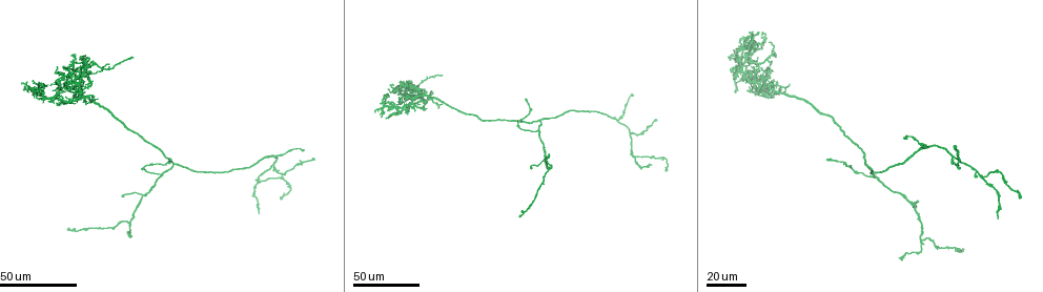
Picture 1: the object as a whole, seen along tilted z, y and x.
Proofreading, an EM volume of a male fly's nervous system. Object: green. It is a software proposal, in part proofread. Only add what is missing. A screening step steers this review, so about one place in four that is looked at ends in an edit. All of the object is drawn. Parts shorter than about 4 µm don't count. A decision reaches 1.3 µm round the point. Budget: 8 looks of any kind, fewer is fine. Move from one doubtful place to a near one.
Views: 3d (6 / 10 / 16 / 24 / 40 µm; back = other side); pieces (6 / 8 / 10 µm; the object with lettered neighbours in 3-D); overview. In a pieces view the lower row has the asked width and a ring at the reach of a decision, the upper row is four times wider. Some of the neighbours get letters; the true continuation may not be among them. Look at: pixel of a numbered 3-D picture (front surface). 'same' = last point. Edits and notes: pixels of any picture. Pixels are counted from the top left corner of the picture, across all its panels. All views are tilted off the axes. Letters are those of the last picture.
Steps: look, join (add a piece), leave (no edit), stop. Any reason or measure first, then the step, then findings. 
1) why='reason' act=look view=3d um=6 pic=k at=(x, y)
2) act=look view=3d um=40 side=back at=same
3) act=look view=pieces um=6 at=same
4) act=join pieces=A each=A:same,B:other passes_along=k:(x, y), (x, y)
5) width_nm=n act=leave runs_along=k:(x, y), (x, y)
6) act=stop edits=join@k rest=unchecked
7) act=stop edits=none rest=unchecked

why='branch stops here' act=look view=3d um=24 pic=1 at=(71, 82)

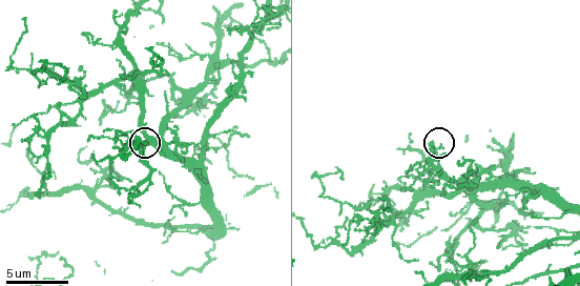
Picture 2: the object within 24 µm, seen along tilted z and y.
why='see the neighbours' act=look view=pieces um=6 pic=2 at=(132, 150)

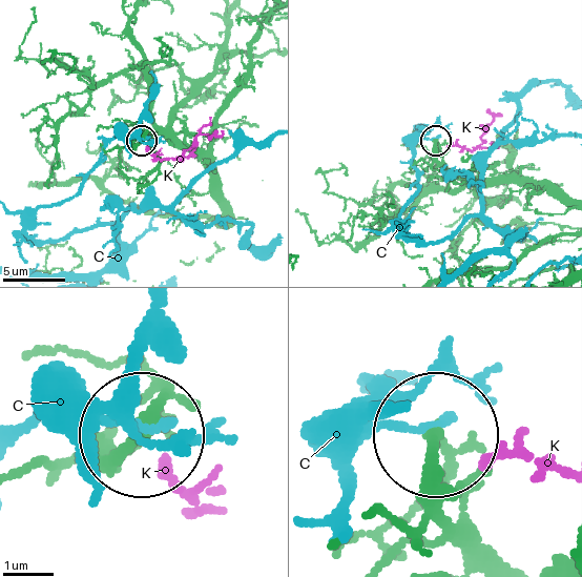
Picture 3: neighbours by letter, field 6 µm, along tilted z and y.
width_nm=200 act=leave each=C:other,K:other runs_along=3:(493, 555), (434, 439) found='none of them fits'

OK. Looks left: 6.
why='free end' act=look view=3d um=24 pic=1 at=(389, 116)

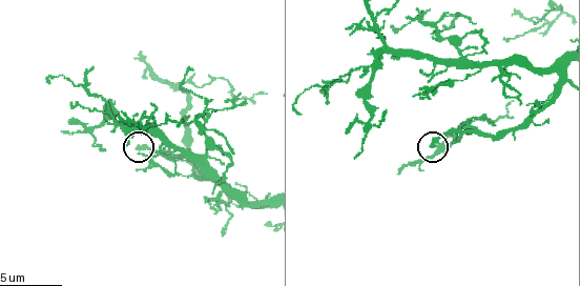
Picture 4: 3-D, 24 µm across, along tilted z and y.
act=look view=pieces um=6 pic=4 at=(431, 143)

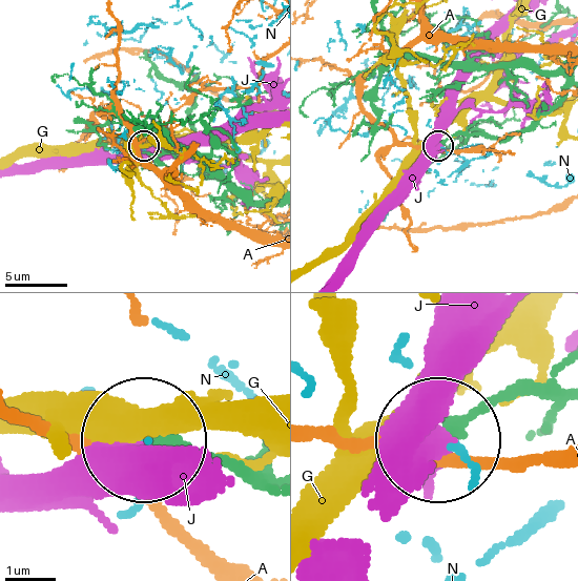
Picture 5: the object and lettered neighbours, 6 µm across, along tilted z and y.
act=leave each=A:other,G:other,J:other,N:other found='none of them fits'

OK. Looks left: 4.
why='an open end' act=look view=3d um=24 pic=1 at=(431, 91)

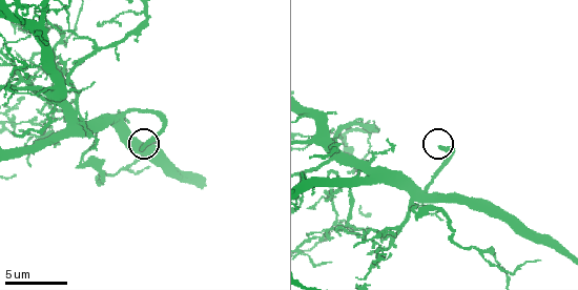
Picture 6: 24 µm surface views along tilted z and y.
act=look view=pieces um=6 pic=6 at=(441, 146)

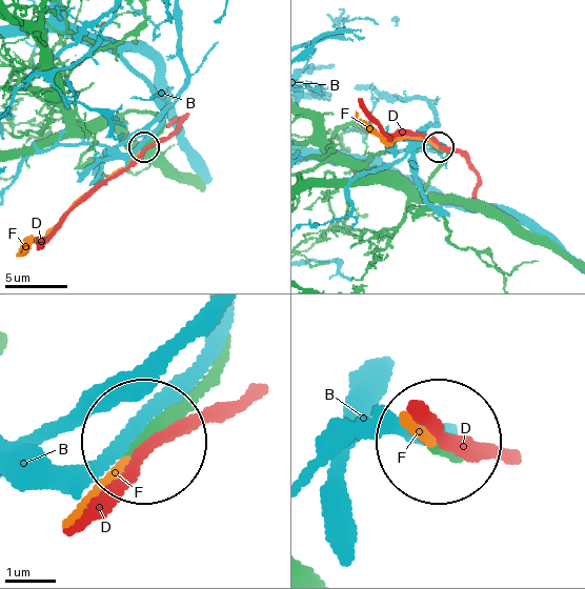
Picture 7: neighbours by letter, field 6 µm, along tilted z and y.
act=join pieces=F each=B:other,D:other,F:same passes_along=7:(459, 460), (408, 429) found='it goes on there'

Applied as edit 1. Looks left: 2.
act=stop edits=join@7 rest=unchecked

